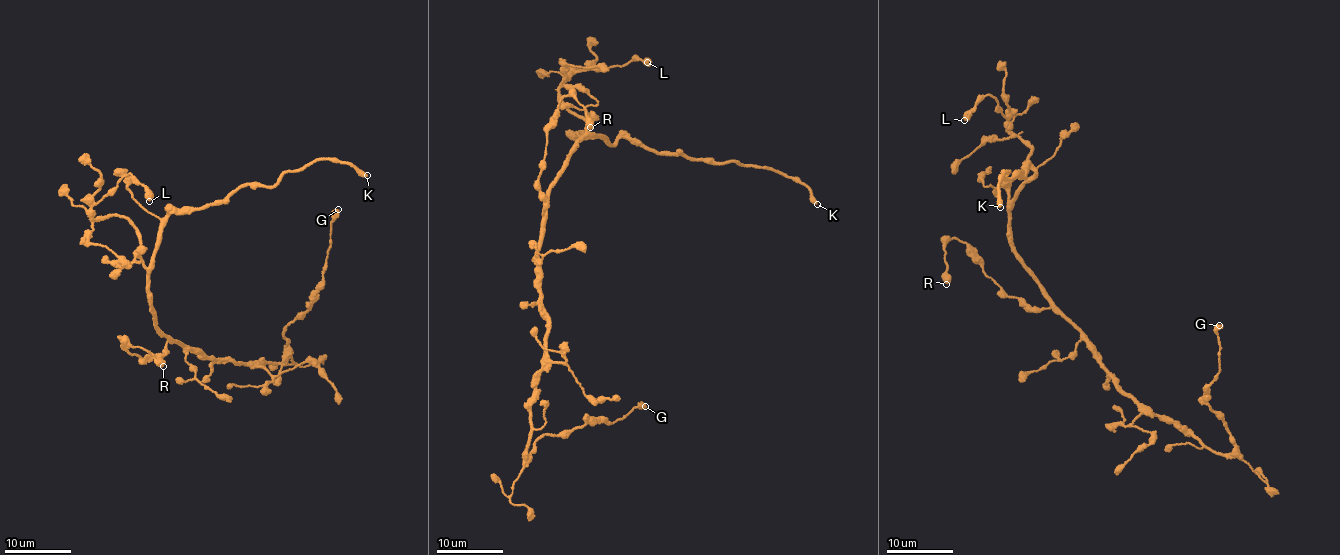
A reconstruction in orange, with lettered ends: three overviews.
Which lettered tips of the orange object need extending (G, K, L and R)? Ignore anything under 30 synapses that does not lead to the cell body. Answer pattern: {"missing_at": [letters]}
{"missing_at": ["K"]}

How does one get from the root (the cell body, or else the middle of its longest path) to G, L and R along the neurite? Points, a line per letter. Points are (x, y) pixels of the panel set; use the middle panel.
G: (542, 233), (536, 261), (548, 329), (527, 454), (543, 436), (567, 433), (591, 417), (612, 423), (645, 406)
L: (542, 233), (552, 187), (591, 119), (573, 114), (560, 85), (581, 70), (647, 62)
R: (542, 233), (544, 201), (539, 172), (559, 102), (566, 96), (578, 100), (590, 127)

